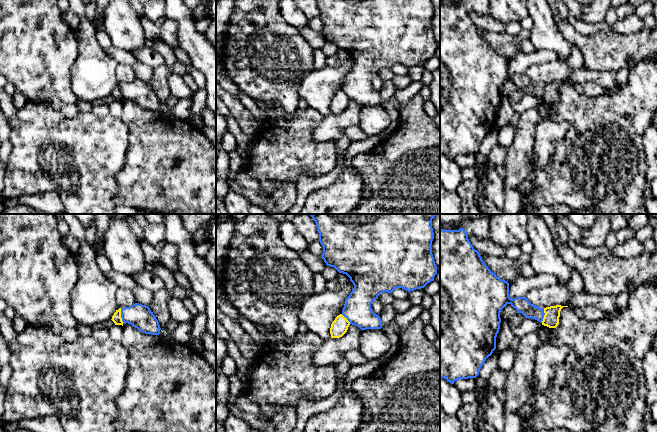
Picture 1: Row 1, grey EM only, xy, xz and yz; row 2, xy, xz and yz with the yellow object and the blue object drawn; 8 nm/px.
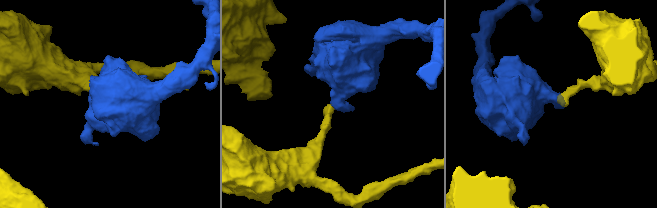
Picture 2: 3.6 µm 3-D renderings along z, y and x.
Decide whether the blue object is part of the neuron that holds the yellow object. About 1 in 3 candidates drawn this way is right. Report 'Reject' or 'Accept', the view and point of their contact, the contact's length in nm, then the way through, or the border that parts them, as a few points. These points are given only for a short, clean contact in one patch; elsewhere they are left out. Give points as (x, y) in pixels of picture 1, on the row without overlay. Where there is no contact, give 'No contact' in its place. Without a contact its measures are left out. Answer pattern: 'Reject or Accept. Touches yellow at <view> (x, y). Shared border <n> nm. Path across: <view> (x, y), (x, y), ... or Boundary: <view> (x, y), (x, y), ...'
Reject. Touches yellow at xy (120, 92). Shared border 130 nm. Boundary: xy (120, 84), (120, 93), (123, 99)

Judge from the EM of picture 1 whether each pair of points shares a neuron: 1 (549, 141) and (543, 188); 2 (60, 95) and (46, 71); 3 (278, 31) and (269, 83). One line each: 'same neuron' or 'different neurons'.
1: different neurons
2: same neuron
3: same neuron

